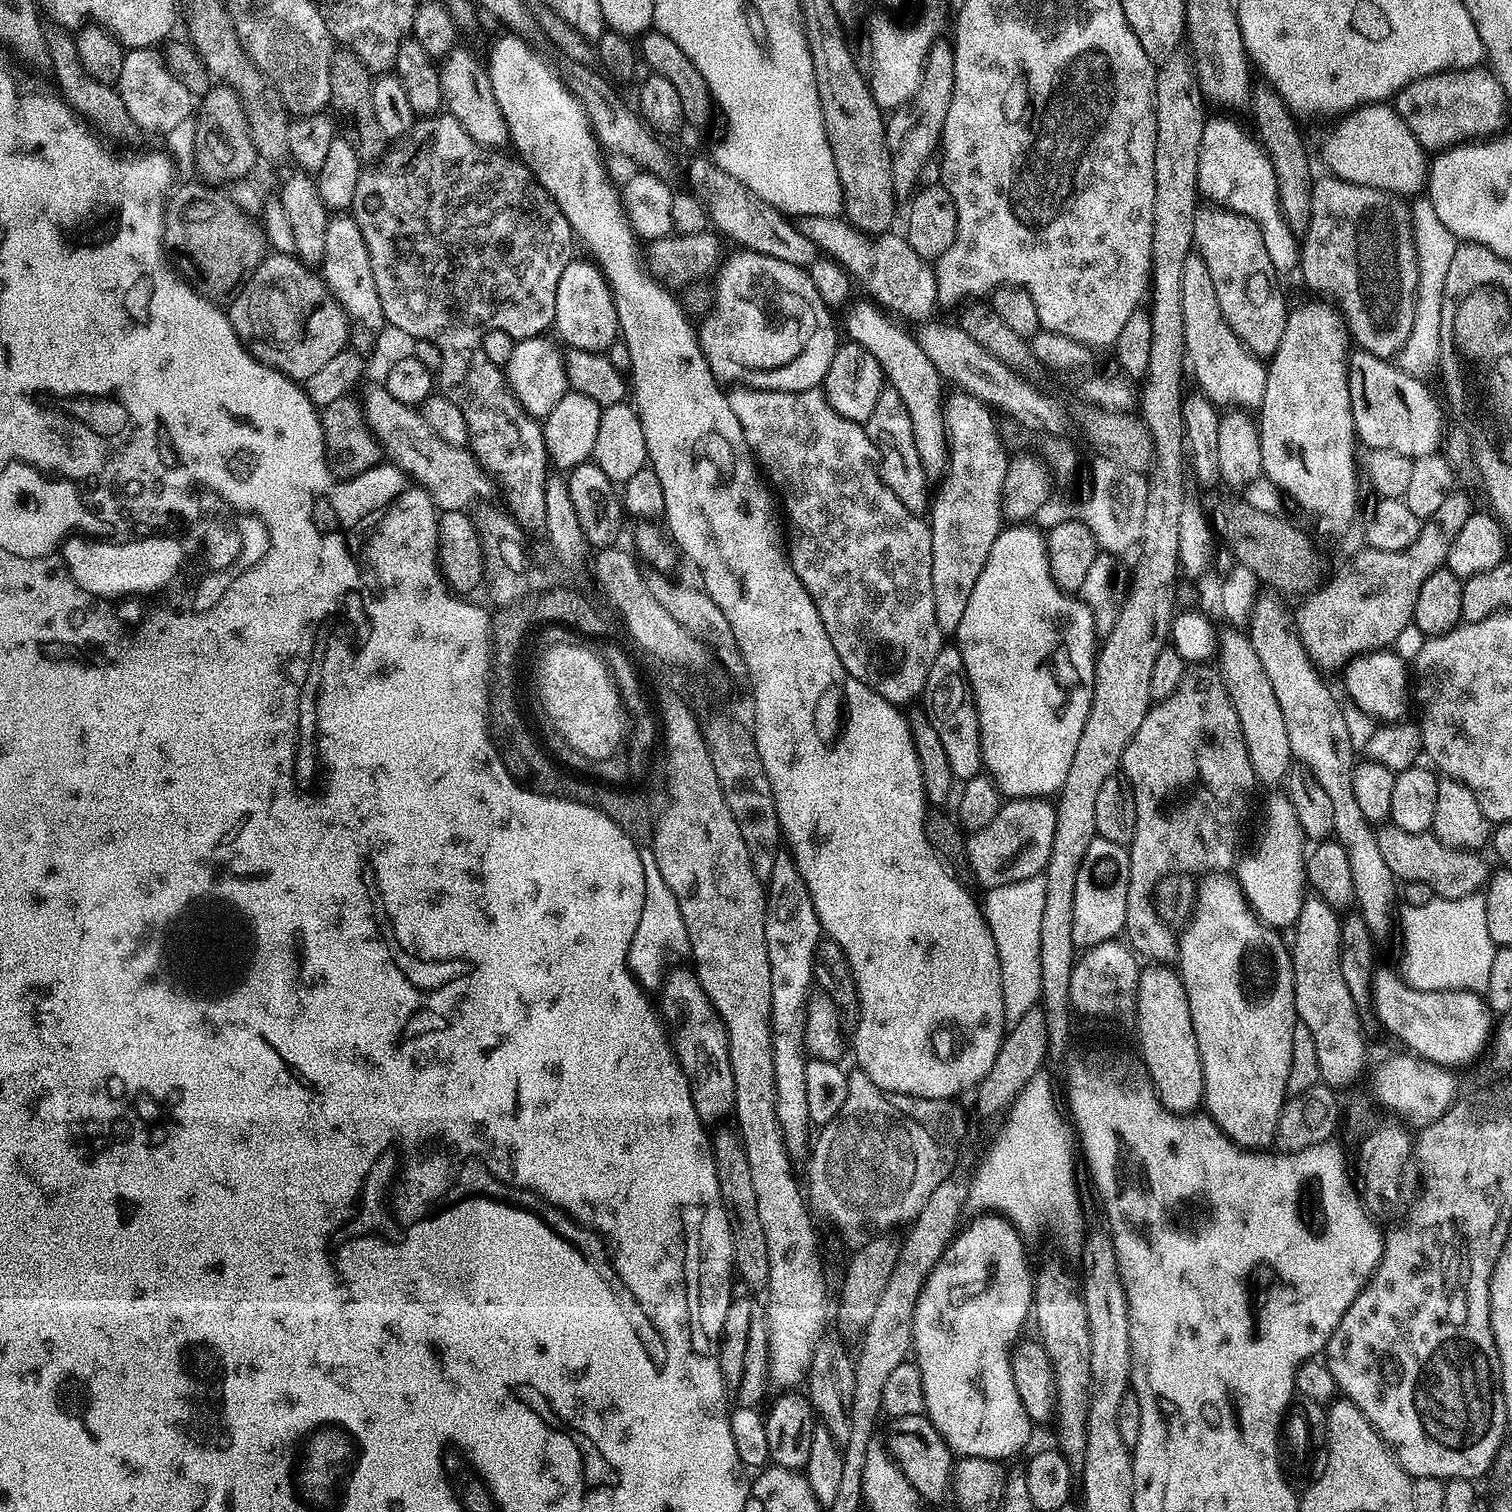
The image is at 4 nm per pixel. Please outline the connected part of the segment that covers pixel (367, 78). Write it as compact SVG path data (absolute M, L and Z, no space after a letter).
M340 46L333 51L330 64L330 108L338 120L340 115L343 139L354 146L358 158L368 166L383 161L390 148L388 136L382 134L382 125L374 114L373 79L373 73L368 71L362 58L358 58L358 54L354 54L351 48Z

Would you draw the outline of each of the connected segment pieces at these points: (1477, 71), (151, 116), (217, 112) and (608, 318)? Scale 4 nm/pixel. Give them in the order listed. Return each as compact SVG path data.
M1487 67L1452 68L1411 80L1394 97L1396 113L1410 126L1410 134L1429 153L1455 148L1465 142L1483 142L1505 131L1510 98Z
M155 47L130 48L125 51L122 74L118 74L114 85L130 118L134 118L137 129L143 132L166 134L178 126L178 122L189 119L194 112L194 97L174 74L164 65L163 55Z
M213 85L199 103L194 130L196 147L196 172L203 183L211 186L228 186L240 182L255 164L258 164L254 142L251 141L250 126L241 100L232 88Z
M573 258L558 278L558 294L554 298L554 332L557 332L568 348L607 353L620 336L620 323L612 289L604 273L587 259Z

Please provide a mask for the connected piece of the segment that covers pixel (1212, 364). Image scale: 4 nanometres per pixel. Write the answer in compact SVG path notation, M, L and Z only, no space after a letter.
M1195 254L1188 256L1186 266L1182 266L1182 326L1186 360L1205 398L1224 410L1259 409L1266 394L1265 361L1249 352L1238 334L1230 330L1226 318L1222 318L1222 306L1218 306L1218 290L1214 290L1210 269Z

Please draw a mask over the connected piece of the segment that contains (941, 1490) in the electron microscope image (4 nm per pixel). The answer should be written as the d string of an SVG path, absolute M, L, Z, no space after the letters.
M927 1415L897 1416L891 1421L886 1435L886 1447L892 1460L906 1474L910 1486L920 1495L921 1501L932 1504L947 1497L952 1483L954 1454L946 1446L942 1434L929 1422Z

